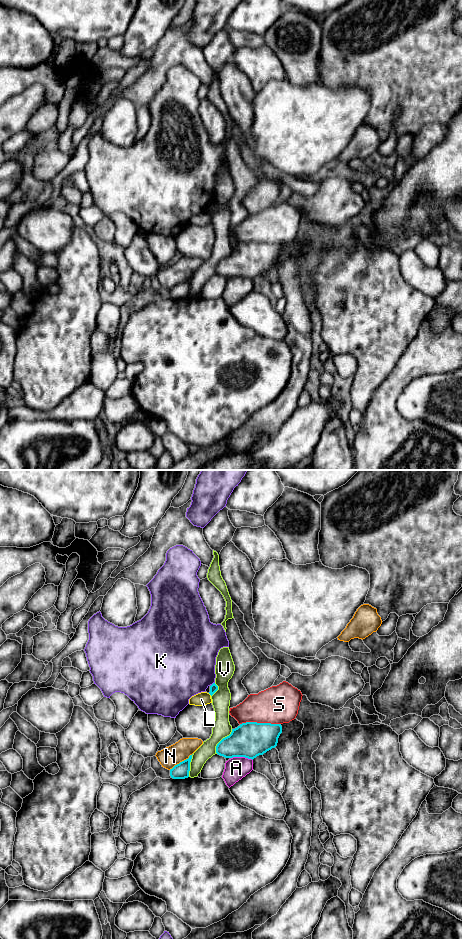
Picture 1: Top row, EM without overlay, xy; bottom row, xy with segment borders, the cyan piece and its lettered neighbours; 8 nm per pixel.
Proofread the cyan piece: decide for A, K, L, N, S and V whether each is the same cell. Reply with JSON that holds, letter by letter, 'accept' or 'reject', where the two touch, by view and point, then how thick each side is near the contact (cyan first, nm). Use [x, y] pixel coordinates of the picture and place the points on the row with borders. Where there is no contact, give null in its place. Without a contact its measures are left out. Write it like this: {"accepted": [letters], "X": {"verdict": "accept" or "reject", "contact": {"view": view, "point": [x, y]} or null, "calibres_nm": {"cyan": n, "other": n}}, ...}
{"accepted": [], "A": {"verdict": "reject", "contact": {"view": "xy", "point": [242, 756]}, "calibres_nm": {"cyan": 280, "other": 180}}, "K": {"verdict": "reject", "contact": {"view": "xy", "point": [212, 684]}, "calibres_nm": {"cyan": 60, "other": 460}}, "L": {"verdict": "reject", "contact": {"view": "xy", "point": [210, 694]}, "calibres_nm": {"cyan": 60, "other": 110}}, "N": {"verdict": "reject", "contact": {"view": "xy", "point": [180, 762]}, "calibres_nm": {"cyan": 130, "other": 160}}, "S": {"verdict": "reject", "contact": {"view": "xy", "point": [260, 723]}, "calibres_nm": {"cyan": 280, "other": 300}}, "V": {"verdict": "reject", "contact": {"view": "xy", "point": [221, 740]}, "calibres_nm": {"cyan": 280, "other": 140}}}

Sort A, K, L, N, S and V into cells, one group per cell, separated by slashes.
A / K / L / N / S / V

